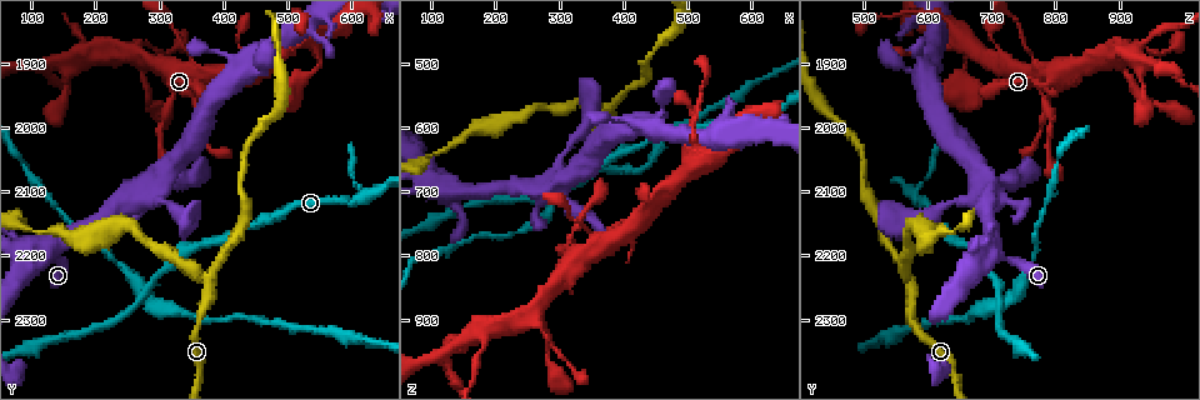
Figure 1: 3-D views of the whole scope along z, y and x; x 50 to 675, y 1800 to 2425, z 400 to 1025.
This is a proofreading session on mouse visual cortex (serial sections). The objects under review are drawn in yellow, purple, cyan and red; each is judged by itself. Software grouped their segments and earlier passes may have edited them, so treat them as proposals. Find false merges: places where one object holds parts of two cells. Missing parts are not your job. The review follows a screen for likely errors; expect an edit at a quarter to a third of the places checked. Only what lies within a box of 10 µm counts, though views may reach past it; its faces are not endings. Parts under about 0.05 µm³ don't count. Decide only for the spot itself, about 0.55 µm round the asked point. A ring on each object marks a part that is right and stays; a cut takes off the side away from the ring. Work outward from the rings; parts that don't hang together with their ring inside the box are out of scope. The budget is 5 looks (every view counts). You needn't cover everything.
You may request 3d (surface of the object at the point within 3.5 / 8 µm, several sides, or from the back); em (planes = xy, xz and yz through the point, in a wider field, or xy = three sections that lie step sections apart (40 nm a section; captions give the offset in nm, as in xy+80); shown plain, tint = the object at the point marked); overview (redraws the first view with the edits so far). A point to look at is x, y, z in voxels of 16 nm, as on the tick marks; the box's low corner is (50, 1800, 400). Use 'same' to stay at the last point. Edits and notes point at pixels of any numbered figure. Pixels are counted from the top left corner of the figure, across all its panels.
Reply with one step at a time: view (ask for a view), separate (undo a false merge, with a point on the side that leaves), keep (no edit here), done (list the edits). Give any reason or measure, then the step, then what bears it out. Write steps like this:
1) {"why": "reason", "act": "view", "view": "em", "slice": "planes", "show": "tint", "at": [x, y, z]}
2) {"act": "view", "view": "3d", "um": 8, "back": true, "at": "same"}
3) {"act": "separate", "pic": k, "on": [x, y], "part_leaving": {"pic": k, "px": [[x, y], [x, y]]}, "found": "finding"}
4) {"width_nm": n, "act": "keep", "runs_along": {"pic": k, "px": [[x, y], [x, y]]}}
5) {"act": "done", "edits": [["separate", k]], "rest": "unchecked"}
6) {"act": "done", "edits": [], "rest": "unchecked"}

{"why": "four arms meet", "act": "view", "view": "3d", "um": 3.5, "at": [290, 2265, 720]}

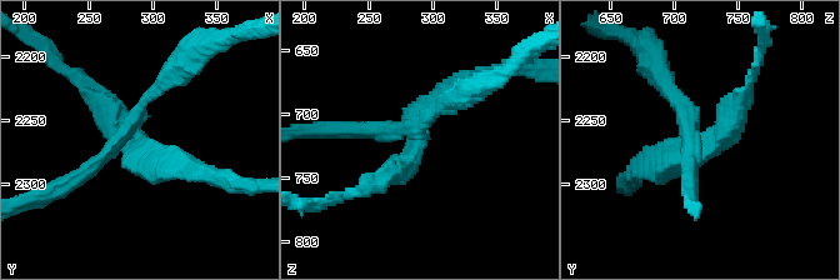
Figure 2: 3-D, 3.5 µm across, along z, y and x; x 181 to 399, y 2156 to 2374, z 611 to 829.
{"arms": 4, "arm_widths_nm": [150, 200, 300, 300], "act": "view", "view": "em", "slice": "xy", "step": 3, "show": "tint", "at": [288, 2262, 720]}

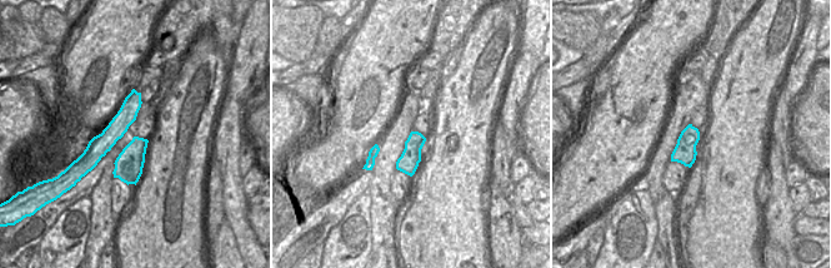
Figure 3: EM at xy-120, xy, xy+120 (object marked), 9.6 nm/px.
{"act": "separate", "pic": 2, "on": [729, 134], "found": "a second cell is stuck on"}

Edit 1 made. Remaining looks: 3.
{"why": "redraw", "act": "view", "view": "overview"}

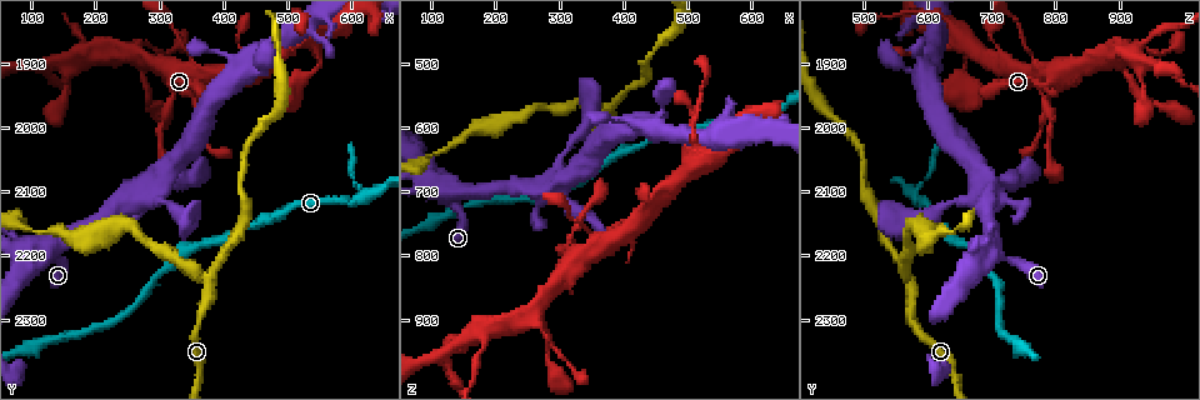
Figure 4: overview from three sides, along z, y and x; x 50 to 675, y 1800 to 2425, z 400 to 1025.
{"why": "side arm on a straight run", "act": "view", "view": "3d", "um": 3.5, "at": [380, 2235, 570]}

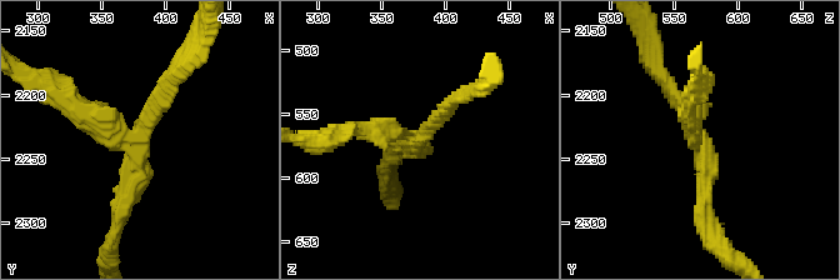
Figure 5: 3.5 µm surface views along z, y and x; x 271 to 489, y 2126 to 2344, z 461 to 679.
{"arms": 3, "arm_widths_nm": [200, 200, 250], "act": "view", "view": "em", "slice": "xy", "step": 3, "show": "tint", "at": [378, 2238, 572]}

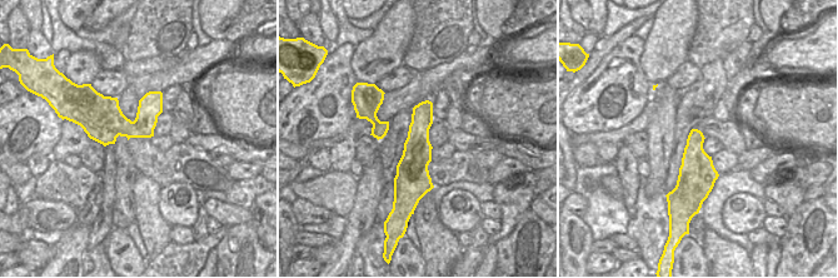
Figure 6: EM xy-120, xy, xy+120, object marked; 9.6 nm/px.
{"act": "separate", "pic": 5, "on": [91, 114], "part_leaving": {"pic": 5, "px": [[123, 138], [34, 76]]}, "found": "two cells meet here"}

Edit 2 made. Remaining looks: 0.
{"act": "done", "edits": [["separate", 2], ["separate", 5]], "rest": "unchecked"}

